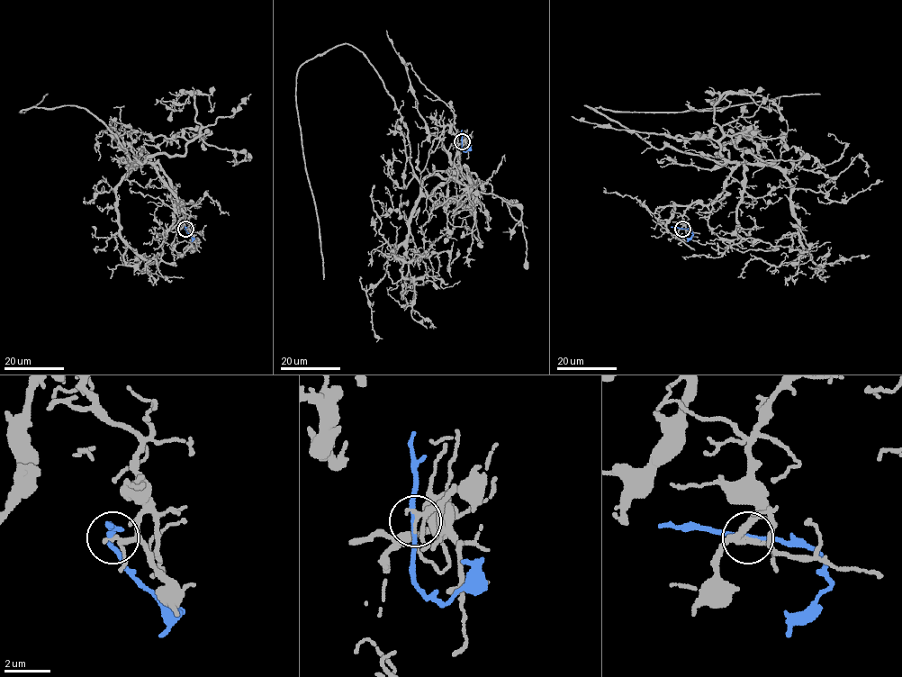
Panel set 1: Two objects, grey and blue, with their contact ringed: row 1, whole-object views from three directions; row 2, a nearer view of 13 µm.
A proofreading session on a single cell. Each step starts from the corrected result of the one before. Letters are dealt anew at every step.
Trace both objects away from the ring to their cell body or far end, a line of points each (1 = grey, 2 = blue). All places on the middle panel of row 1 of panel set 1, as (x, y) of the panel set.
1: (462, 141), (457, 169), (427, 196), (402, 116), (367, 58), (348, 44), (308, 59), (296, 107), (323, 279)
2: (462, 141), (463, 150), (465, 152), (467, 147)

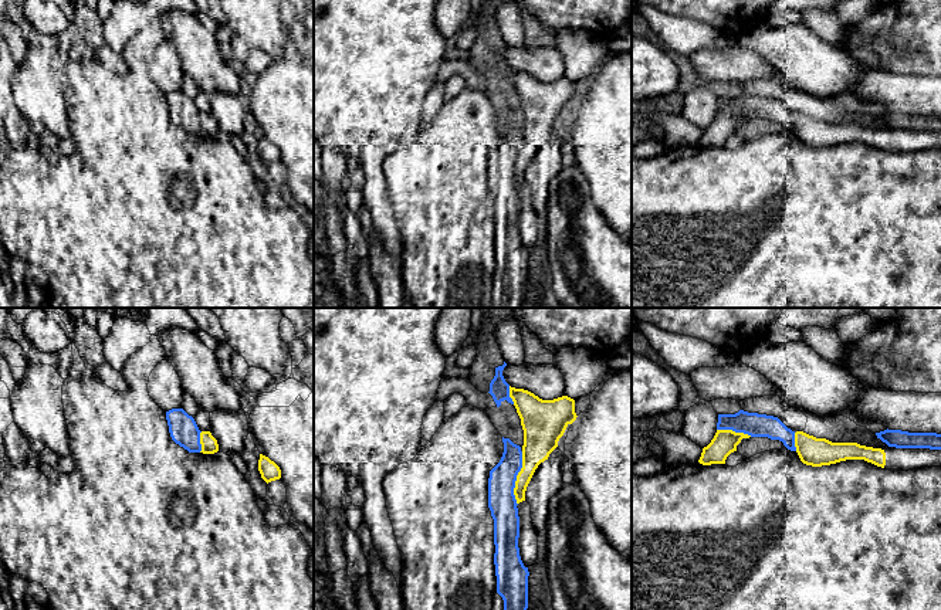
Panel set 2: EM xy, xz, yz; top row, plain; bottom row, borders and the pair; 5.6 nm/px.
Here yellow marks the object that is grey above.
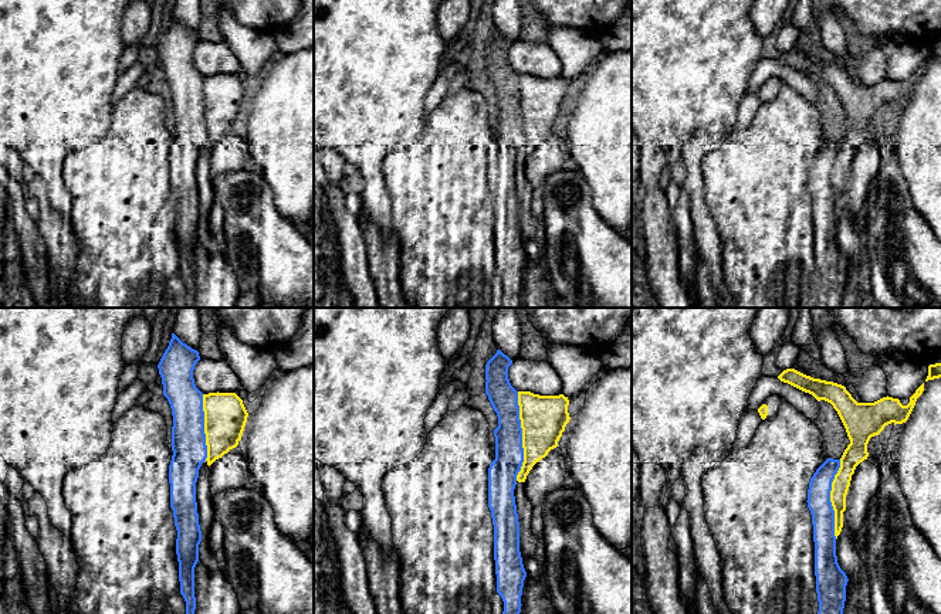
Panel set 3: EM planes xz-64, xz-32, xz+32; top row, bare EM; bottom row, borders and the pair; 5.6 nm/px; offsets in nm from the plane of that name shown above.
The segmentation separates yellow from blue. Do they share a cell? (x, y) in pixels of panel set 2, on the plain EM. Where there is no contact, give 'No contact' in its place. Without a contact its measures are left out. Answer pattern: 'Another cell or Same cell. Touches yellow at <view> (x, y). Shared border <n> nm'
Another cell. Touches yellow at xz (517, 161). Shared border 300 nm

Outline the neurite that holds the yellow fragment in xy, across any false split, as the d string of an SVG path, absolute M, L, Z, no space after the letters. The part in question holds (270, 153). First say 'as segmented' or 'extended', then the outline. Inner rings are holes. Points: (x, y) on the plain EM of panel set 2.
as segmented; M260 136L258 153L267 166L281 160L280 149L263 136Z

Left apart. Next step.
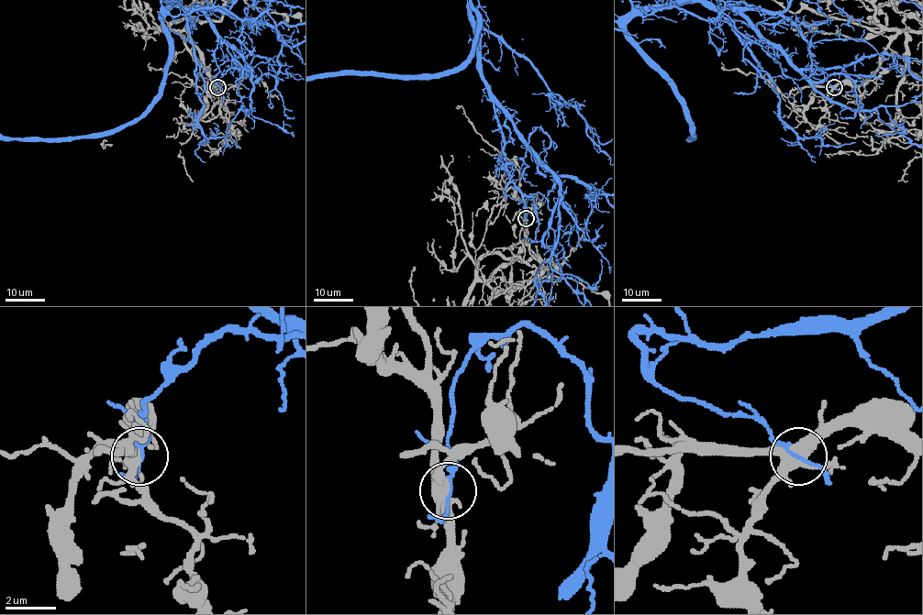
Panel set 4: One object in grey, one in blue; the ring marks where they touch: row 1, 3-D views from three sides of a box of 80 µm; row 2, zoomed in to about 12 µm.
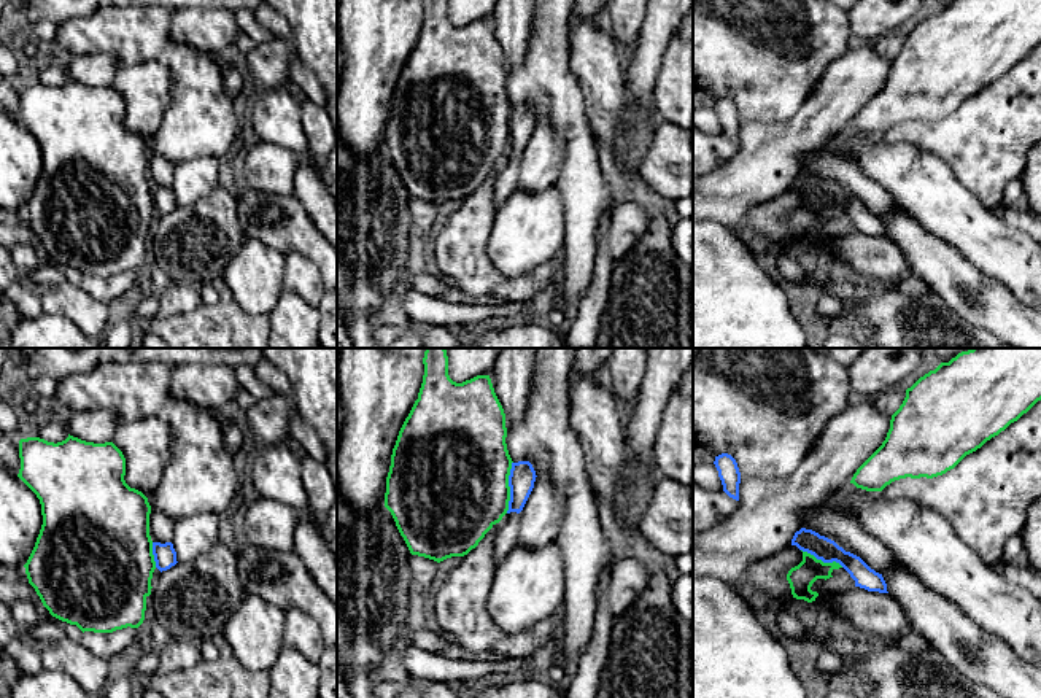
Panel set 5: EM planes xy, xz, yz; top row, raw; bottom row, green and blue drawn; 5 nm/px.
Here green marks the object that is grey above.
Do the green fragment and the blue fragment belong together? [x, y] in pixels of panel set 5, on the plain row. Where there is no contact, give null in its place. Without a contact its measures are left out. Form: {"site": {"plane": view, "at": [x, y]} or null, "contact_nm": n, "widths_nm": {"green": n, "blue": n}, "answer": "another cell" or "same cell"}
{"site": {"plane": "xz", "at": [509, 131]}, "contact_nm": 260, "widths_nm": {"green": 500, "blue": 130}, "answer": "another cell"}

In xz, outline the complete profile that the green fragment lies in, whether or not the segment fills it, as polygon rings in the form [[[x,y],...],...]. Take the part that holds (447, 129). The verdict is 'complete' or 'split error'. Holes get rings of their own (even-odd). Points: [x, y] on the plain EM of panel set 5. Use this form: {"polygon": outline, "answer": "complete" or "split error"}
{"polygon": [[[424,0],[424,19],[408,60],[405,62],[391,99],[386,121],[385,151],[412,199],[437,207],[464,200],[509,154],[509,119],[512,102],[507,94],[505,57],[494,37],[490,19],[477,19],[456,27],[448,19],[448,0]]], "answer": "complete"}

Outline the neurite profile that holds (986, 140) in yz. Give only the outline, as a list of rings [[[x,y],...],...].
[[[1041,45],[946,118],[900,122],[887,129],[882,138],[885,143],[909,143],[939,156],[984,207],[998,208],[1006,184],[1022,178],[1028,153],[1041,142]]]

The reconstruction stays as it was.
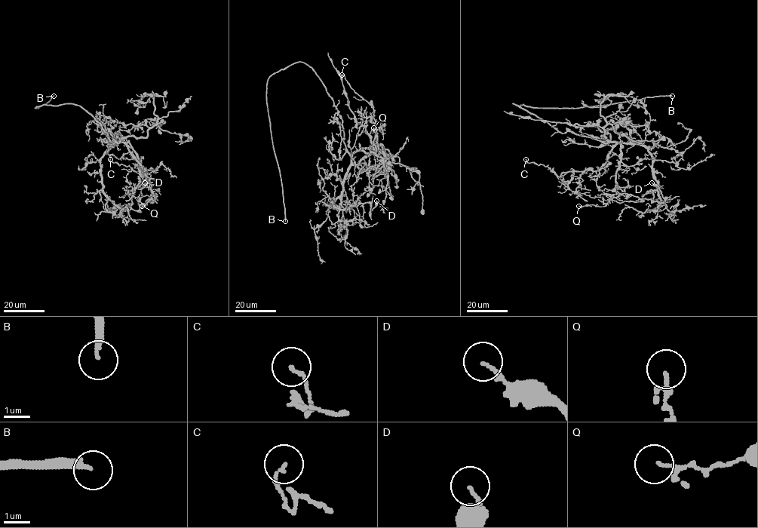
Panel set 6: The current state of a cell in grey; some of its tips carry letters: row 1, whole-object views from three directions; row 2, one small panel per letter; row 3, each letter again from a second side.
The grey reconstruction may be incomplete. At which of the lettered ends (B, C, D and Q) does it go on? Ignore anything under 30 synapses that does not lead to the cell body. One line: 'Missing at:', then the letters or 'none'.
Missing at: B

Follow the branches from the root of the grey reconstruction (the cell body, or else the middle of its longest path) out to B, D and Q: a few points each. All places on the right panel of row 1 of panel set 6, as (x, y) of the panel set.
B: (552, 126), (513, 103), (532, 108), (580, 108), (647, 97), (672, 96)
D: (552, 126), (605, 142), (642, 144), (652, 158), (660, 198), (655, 210), (664, 198), (652, 182)
Q: (552, 126), (563, 133), (569, 131), (620, 144), (618, 195), (603, 206), (578, 206)

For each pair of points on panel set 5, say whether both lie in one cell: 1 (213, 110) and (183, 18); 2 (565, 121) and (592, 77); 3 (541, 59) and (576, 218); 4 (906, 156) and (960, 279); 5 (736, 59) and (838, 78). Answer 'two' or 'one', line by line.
1: two
2: two
3: one
4: two
5: two

